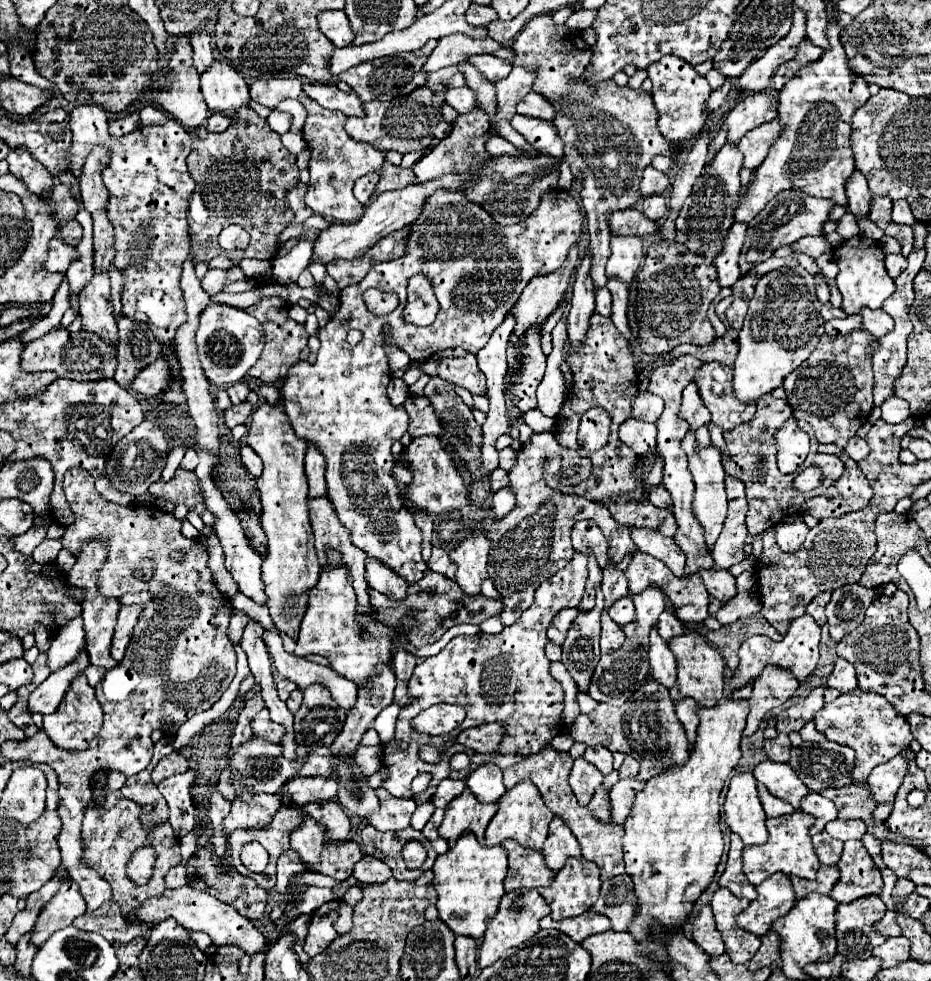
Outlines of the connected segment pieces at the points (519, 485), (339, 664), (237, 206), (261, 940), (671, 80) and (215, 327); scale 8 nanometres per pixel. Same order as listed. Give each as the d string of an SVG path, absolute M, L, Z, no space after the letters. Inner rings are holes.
M543 432L543 434L533 434L531 442L523 446L523 450L519 450L515 466L509 472L509 486L517 496L517 504L505 518L495 520L487 530L487 538L491 540L489 578L493 580L505 604L505 612L501 614L505 626L515 622L523 614L523 610L531 606L533 590L539 588L539 584L549 576L553 576L559 568L563 568L567 560L571 560L573 556L571 528L575 520L593 518L597 522L597 526L603 530L609 542L609 558L615 562L621 562L629 552L637 550L631 538L631 530L623 528L621 524L615 524L615 520L611 518L611 514L603 504L591 502L577 494L555 492L553 488L547 486L543 478L543 464L551 454L551 448L561 448L561 446L557 444L551 432Z
M327 548L327 564L319 574L319 582L309 590L307 612L301 620L299 640L295 654L319 654L325 656L335 672L355 682L357 686L365 686L371 676L377 672L379 664L393 666L395 654L395 638L397 630L379 620L375 608L369 608L365 614L357 614L357 596L353 592L353 580L349 568L343 564L343 556L335 548Z
M251 108L243 112L243 120L235 120L235 124L221 134L211 134L205 126L189 130L189 134L191 152L187 156L187 166L197 184L187 212L193 240L193 264L209 262L215 256L227 256L233 264L239 264L243 258L275 258L279 250L279 234L293 218L283 192L297 184L299 168L295 156L281 144L279 134L275 134ZM227 224L239 224L249 230L251 244L247 250L233 252L219 246L217 236Z
M191 886L165 890L163 896L155 898L155 900L147 900L147 904L143 904L143 908L139 908L137 916L141 922L151 922L151 924L157 924L165 918L175 918L183 928L191 928L191 930L209 934L209 938L213 940L215 946L237 946L249 956L253 956L257 952L261 952L261 954L269 952L267 938L251 924L249 918L241 916L233 906L217 900L215 896L195 890Z
M663 56L655 64L651 64L647 72L653 82L651 96L655 108L659 110L659 124L657 124L659 132L671 142L673 148L679 148L679 152L683 152L695 140L695 136L699 136L705 120L709 118L709 108L707 108L707 100L711 94L709 82L707 78L699 76L691 64L675 56Z
M211 302L199 316L195 342L207 380L213 386L235 384L259 360L259 354L263 350L263 326L247 310Z

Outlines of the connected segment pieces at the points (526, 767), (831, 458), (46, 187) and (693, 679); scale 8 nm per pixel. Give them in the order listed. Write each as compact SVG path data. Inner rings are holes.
M551 744L543 748L543 752L537 752L537 754L531 754L527 756L523 762L507 768L503 772L503 782L505 782L505 788L513 788L519 780L523 778L529 778L541 792L547 808L555 814L555 816L561 816L567 826L571 828L571 832L575 834L575 838L579 840L581 844L581 854L583 858L595 862L601 870L601 880L605 878L611 878L611 876L617 876L617 874L623 874L625 872L625 866L623 866L623 844L621 844L621 838L623 838L623 826L619 824L599 824L599 820L591 818L591 812L587 812L577 800L575 800L575 794L571 792L569 788L569 772L571 772L571 766L573 766L573 758L569 756L569 752L557 752Z
M799 424L799 428L805 430L805 432L811 436L811 452L809 452L809 456L807 456L807 458L811 458L811 462L807 462L807 466L809 466L809 464L819 464L819 466L823 466L823 474L825 474L825 480L823 480L823 484L821 484L821 492L823 492L825 488L829 488L829 486L843 474L844 464L840 458L835 455L820 454L817 452L817 444L819 444L819 442L813 438L813 430L811 430L809 424Z
M21 148L11 150L7 162L9 162L9 172L17 176L33 194L45 196L55 188L55 180L51 178L47 168L39 160L35 160L27 150Z
M687 630L683 636L671 638L669 648L677 658L677 682L669 690L673 702L679 702L685 696L691 696L701 706L713 706L715 702L719 702L723 698L723 668L725 668L719 650L695 630Z

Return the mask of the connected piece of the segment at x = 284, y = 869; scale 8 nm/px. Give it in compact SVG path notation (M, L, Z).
M285 852L283 856L279 856L277 860L277 886L275 890L279 894L287 894L291 890L291 880L295 874L305 872L303 862L299 860L299 856L295 856L295 852Z

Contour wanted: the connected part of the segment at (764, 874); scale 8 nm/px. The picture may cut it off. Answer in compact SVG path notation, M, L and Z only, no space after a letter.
M793 812L785 814L781 818L767 818L767 830L769 830L769 840L759 846L745 846L743 848L743 872L747 880L757 886L765 878L769 878L775 872L783 872L787 876L799 876L807 880L815 880L819 860L813 852L811 846L811 836L807 834L809 826L813 824L813 818L807 816L805 812Z

